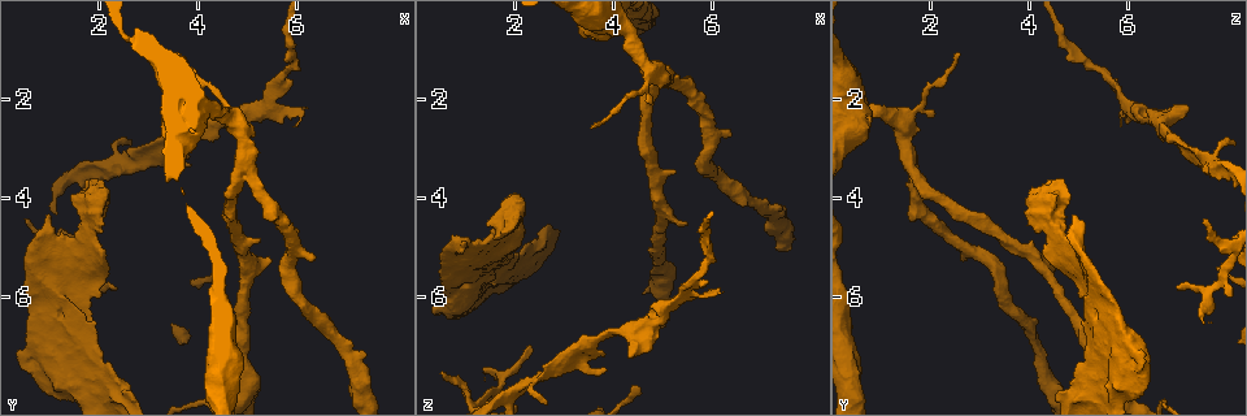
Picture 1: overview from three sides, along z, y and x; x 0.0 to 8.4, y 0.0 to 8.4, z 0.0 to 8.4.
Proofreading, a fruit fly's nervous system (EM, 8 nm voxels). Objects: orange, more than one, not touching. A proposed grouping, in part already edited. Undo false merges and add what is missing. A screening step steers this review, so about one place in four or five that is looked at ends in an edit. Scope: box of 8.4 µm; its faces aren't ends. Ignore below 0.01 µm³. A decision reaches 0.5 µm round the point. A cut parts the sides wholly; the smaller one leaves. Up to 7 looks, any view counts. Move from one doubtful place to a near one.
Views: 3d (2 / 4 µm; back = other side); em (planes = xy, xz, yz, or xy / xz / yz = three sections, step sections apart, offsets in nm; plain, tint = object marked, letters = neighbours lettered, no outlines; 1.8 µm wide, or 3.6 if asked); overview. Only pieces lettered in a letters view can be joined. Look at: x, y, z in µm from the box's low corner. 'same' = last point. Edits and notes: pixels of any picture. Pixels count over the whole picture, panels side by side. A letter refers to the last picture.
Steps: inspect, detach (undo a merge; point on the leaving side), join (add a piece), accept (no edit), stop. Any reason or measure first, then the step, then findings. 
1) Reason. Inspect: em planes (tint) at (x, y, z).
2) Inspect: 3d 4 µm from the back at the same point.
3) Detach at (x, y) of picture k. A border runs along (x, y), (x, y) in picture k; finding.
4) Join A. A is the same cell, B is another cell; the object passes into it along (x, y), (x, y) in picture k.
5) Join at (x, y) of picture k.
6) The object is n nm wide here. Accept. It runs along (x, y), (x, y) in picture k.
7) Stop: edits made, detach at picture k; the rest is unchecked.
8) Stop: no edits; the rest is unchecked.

Closes a loop. Inspect: 3d 4 µm at (2.20, 7.40, 5.05).

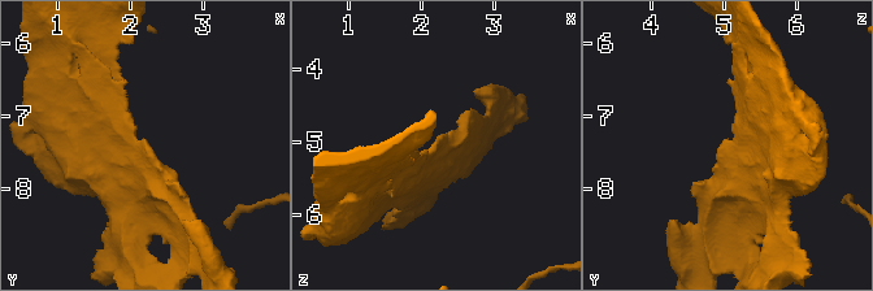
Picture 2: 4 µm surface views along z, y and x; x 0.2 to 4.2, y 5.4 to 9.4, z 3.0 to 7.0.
Now the EM. Inspect: em planes (tint) at (2.20, 7.35, 5.05).

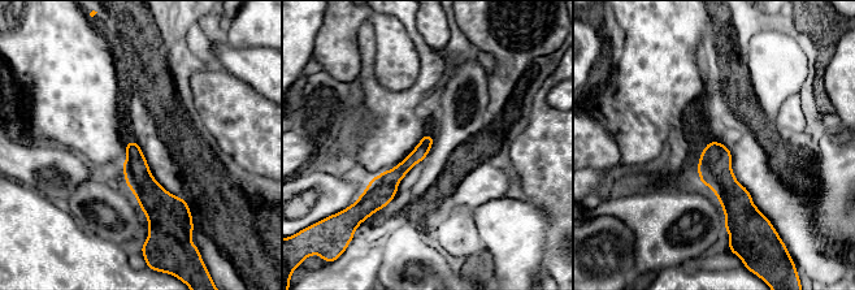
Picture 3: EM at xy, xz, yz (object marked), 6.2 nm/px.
See the neighbours. Inspect: em planes (letters) at the same point.

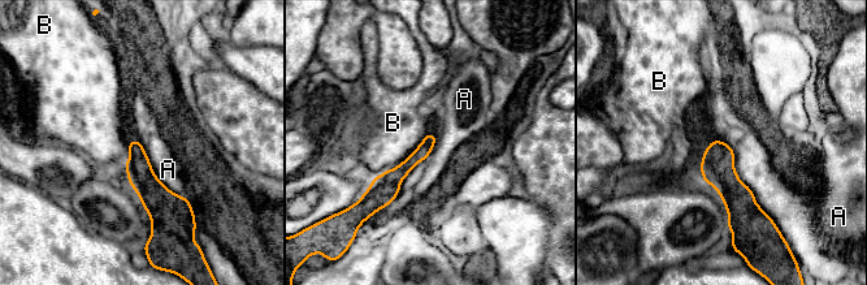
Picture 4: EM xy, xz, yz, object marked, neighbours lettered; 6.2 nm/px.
Accept. A and B are other cells; it runs along (433, 139), (378, 193), (371, 194) in picture 4; continuous, no second cell.

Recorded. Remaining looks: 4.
Branch point. Inspect: em yz step 4 (tint) at (4.90, 3.40, 1.60).

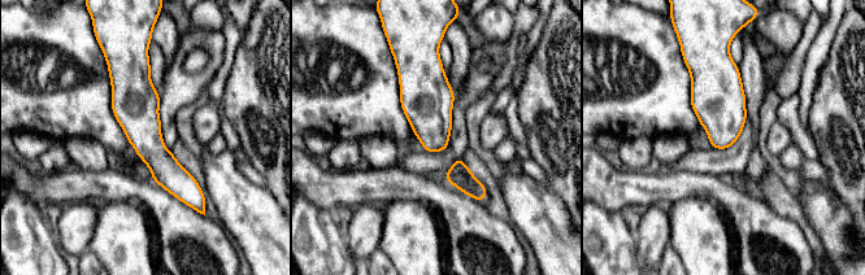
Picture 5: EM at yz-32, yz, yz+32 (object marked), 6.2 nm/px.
Cut it another way. Inspect: em xz step 16 (tint) at the same point.

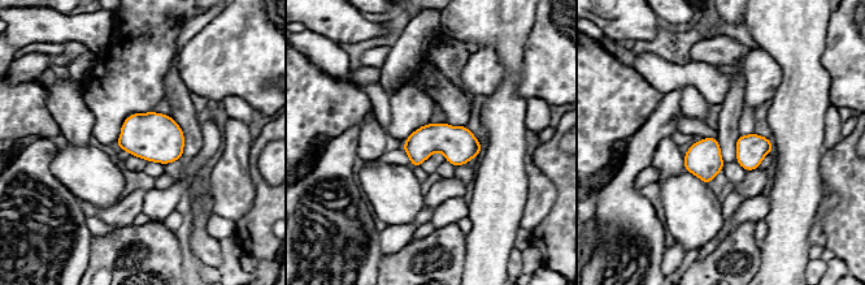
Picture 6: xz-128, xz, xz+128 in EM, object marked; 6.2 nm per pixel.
Inspect: em xz step 16 (letters) at the same point.

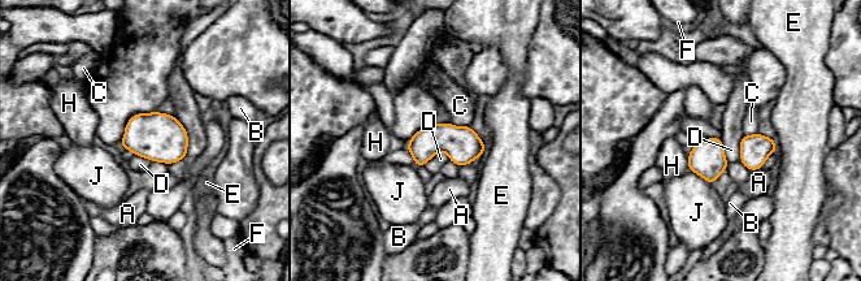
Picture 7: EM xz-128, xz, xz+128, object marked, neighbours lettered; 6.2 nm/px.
Accept. A, B, C, D, E, F, H and J are other cells; a border runs along (449, 158), (438, 151), (422, 165) in picture 7; all the same cell.

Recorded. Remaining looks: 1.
Stop: no edits; the rest is unchecked.

